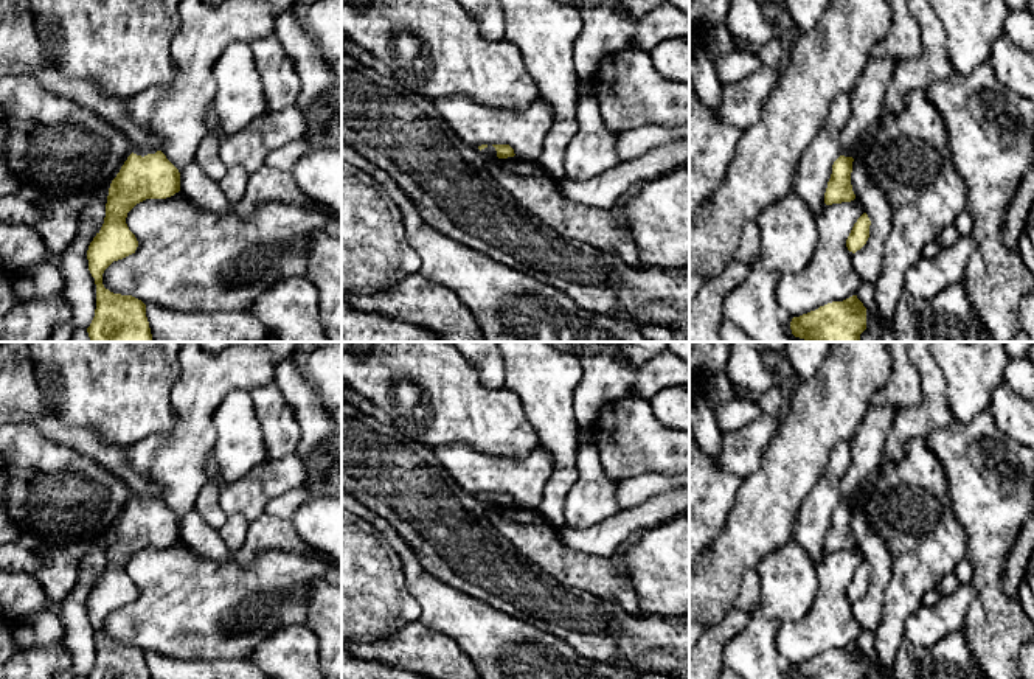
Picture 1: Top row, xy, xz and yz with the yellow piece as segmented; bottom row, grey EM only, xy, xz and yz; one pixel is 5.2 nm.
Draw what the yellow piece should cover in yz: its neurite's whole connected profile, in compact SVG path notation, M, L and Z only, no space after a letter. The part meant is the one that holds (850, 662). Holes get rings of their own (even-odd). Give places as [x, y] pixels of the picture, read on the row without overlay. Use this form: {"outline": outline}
{"outline": "M852 643L843 649L832 649L815 659L793 665L792 679L865 679L866 656Z"}

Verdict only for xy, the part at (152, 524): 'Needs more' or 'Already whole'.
Already whole

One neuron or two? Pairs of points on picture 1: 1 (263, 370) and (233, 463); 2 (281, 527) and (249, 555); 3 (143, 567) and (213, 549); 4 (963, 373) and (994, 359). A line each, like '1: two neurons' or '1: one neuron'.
1: two neurons
2: one neuron
3: two neurons
4: one neuron

